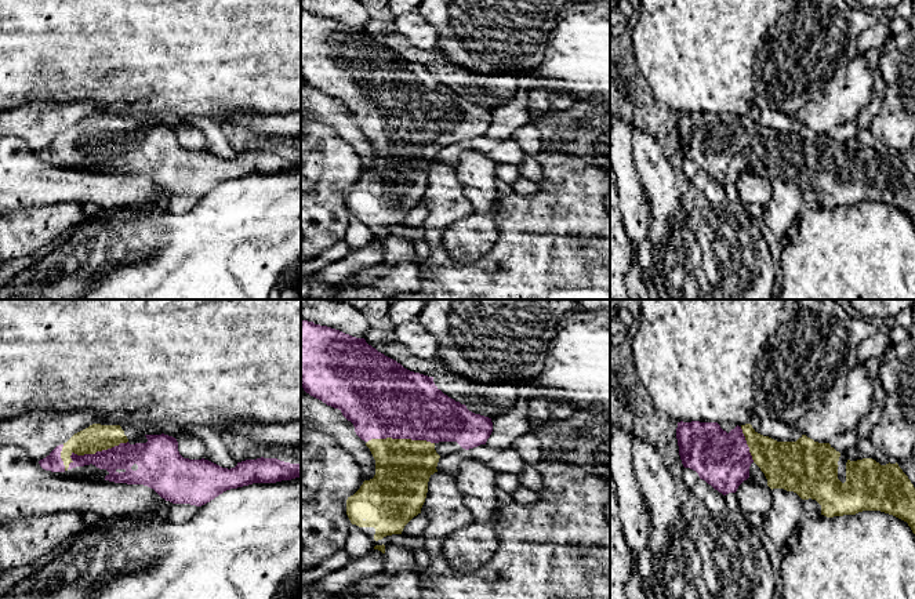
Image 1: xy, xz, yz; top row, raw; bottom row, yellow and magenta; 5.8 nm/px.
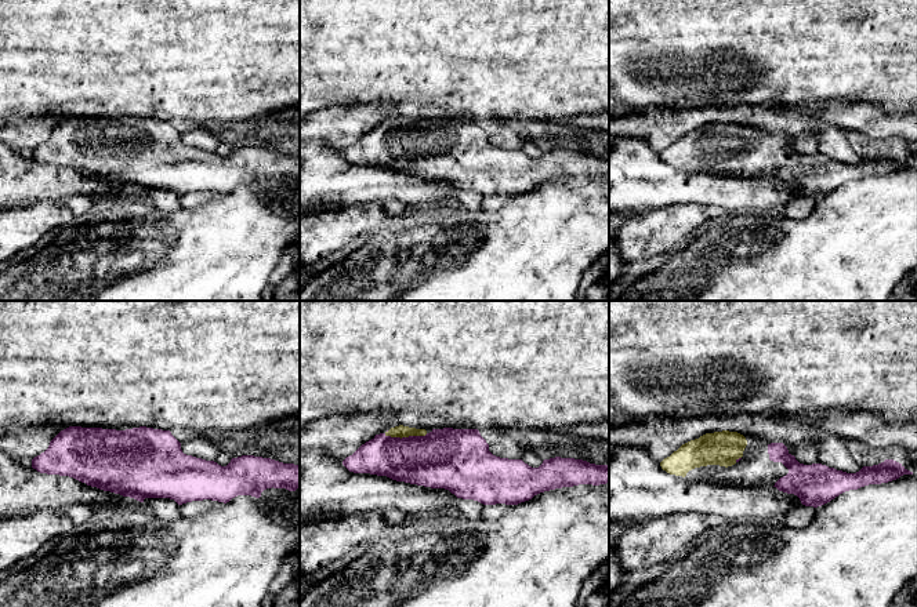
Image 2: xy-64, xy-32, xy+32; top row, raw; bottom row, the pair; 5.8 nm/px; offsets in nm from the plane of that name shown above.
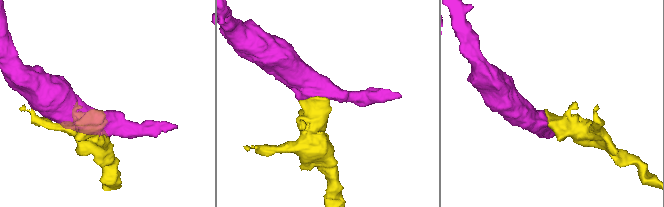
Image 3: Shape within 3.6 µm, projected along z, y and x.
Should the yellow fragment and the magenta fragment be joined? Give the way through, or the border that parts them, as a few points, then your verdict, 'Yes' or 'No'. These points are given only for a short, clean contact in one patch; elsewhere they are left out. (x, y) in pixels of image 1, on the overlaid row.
Path across: xy (95, 438), (91, 453), (117, 453), (124, 456). Yes

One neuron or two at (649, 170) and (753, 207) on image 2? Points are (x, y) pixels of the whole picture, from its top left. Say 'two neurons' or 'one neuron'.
one neuron

